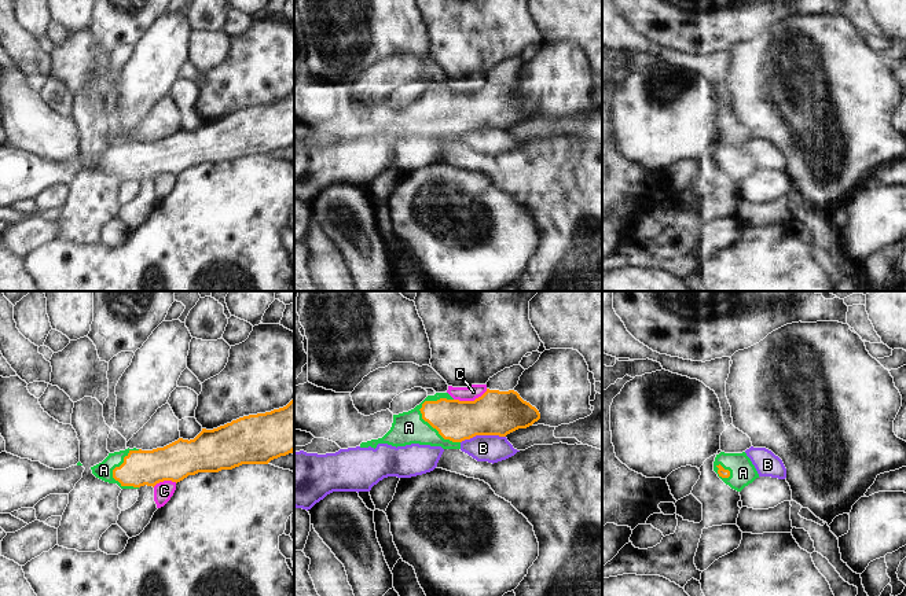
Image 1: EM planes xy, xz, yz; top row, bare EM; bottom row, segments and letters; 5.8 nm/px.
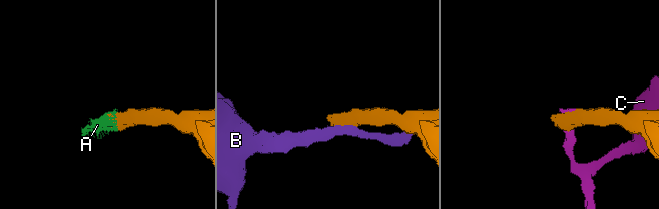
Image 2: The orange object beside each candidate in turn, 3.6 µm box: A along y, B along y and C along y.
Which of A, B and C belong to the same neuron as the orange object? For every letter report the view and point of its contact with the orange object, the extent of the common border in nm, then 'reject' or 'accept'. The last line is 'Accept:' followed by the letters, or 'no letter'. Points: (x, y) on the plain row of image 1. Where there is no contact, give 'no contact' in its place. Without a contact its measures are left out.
A: meets orange in xz at (432, 118); contact 320 nm long; accept
B: meets orange in xz at (483, 127); contact 260 nm long; reject
C: meets orange in xz at (470, 94); contact 220 nm long; reject
Accept: A

